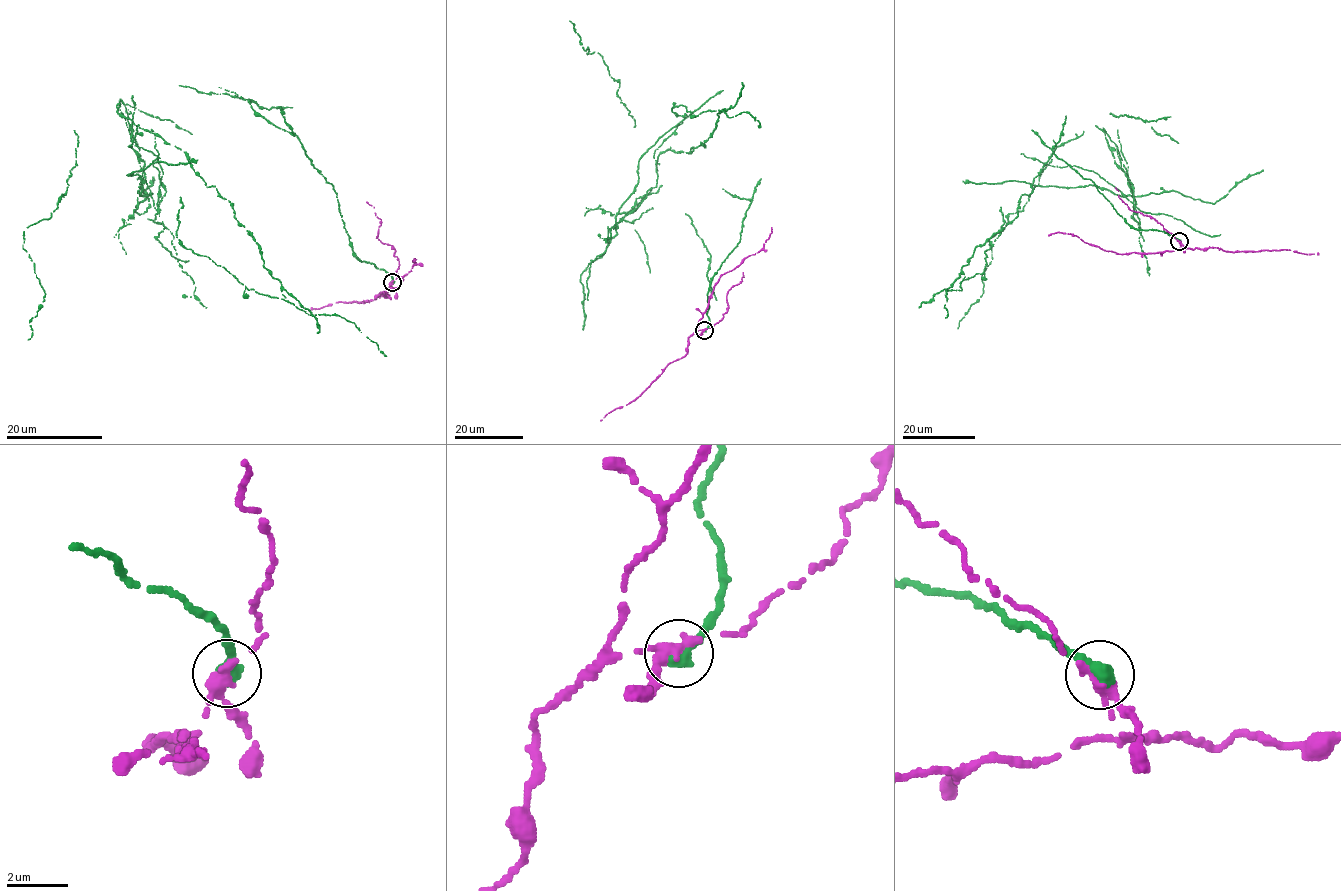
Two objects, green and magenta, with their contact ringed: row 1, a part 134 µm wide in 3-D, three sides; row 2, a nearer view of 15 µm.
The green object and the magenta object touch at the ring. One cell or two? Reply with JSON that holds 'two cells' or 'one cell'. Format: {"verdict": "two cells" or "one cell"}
{"verdict": "two cells"}

